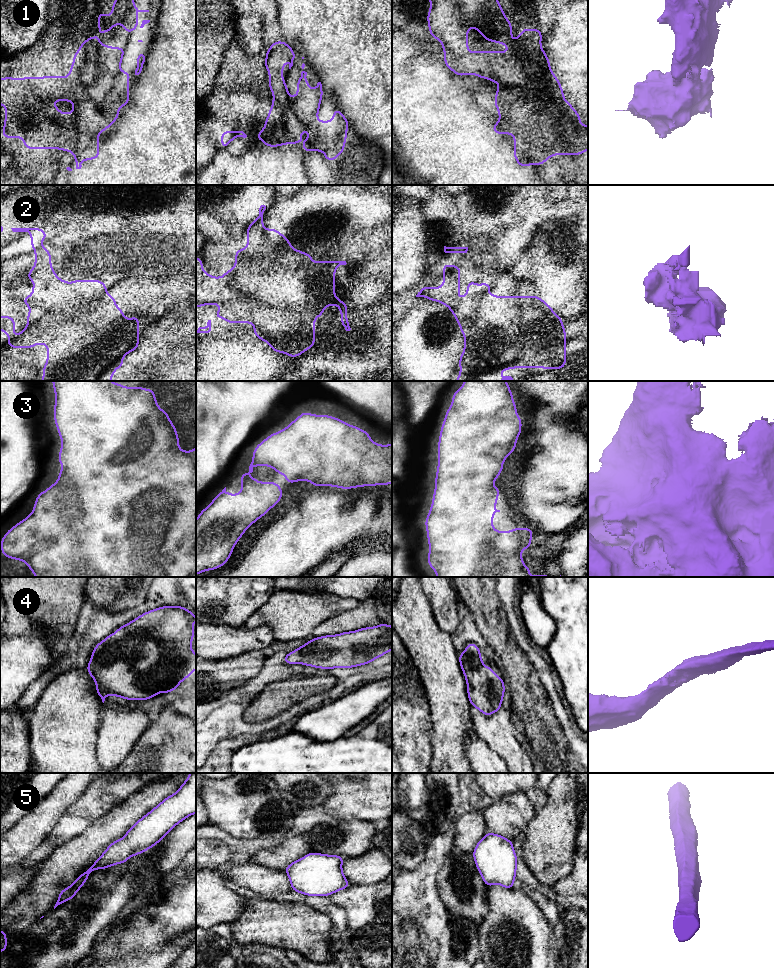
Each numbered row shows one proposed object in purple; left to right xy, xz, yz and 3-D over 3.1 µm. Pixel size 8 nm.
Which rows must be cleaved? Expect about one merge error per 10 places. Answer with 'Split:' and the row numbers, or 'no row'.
Split: 2

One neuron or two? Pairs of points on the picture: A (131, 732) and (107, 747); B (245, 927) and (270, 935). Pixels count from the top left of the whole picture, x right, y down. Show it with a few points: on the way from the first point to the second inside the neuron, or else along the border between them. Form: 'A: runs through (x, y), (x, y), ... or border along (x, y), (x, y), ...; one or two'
A: runs through (125, 732), (122, 732), (113, 741); one
B: runs through (251, 927), (262, 927), (264, 929); one

